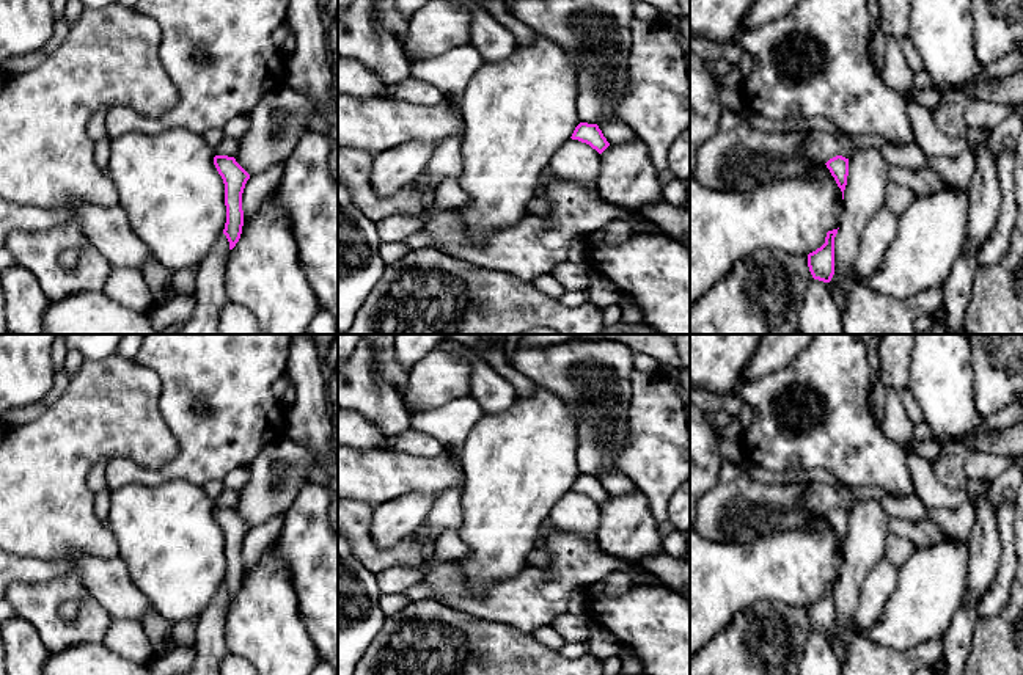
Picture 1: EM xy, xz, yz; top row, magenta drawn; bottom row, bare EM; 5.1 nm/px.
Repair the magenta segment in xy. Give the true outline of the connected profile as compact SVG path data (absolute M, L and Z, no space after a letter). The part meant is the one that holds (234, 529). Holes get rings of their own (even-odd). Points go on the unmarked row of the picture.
M215 507L214 516L225 535L226 575L223 586L229 593L229 601L233 601L242 586L242 545L250 526L236 513L234 509Z

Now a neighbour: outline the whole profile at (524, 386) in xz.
M445 334L445 339L457 341L464 345L484 348L486 359L503 378L506 378L512 385L517 397L525 399L534 392L534 381L519 372L509 363L508 355L504 352L504 342L492 345L489 334Z

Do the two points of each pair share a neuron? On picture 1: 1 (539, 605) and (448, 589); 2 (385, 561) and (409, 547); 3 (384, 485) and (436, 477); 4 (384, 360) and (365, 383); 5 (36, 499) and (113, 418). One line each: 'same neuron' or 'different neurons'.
1: same neuron
2: same neuron
3: same neuron
4: different neurons
5: same neuron

